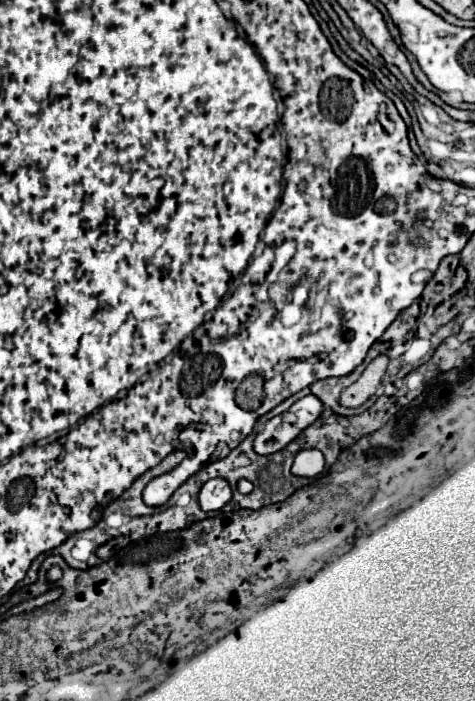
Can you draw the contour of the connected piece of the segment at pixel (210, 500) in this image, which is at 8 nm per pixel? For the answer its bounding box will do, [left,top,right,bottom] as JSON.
[198,478,232,512]

